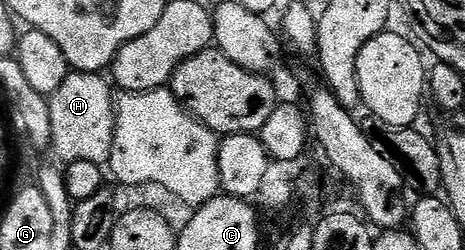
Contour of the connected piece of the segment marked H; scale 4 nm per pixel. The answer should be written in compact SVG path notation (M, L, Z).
M69 72L62 87L48 97L52 127L50 149L61 157L61 162L81 161L104 167L112 160L116 134L116 97L113 86L102 78L100 73Z

